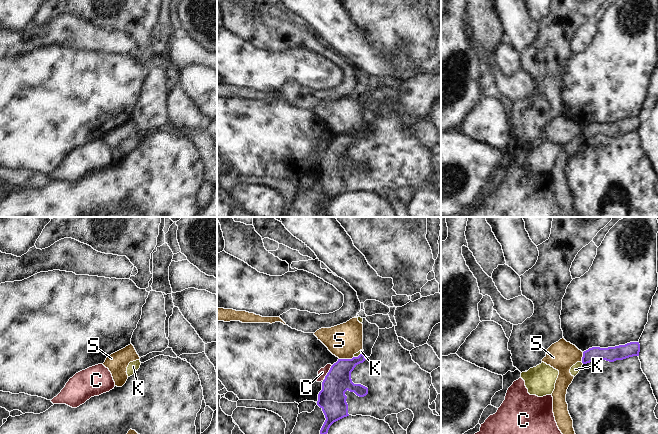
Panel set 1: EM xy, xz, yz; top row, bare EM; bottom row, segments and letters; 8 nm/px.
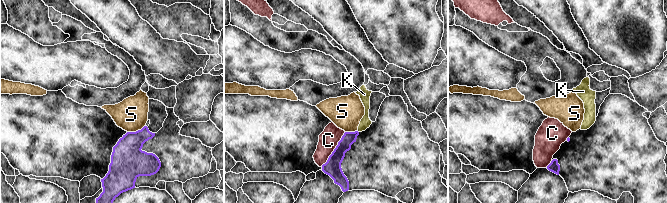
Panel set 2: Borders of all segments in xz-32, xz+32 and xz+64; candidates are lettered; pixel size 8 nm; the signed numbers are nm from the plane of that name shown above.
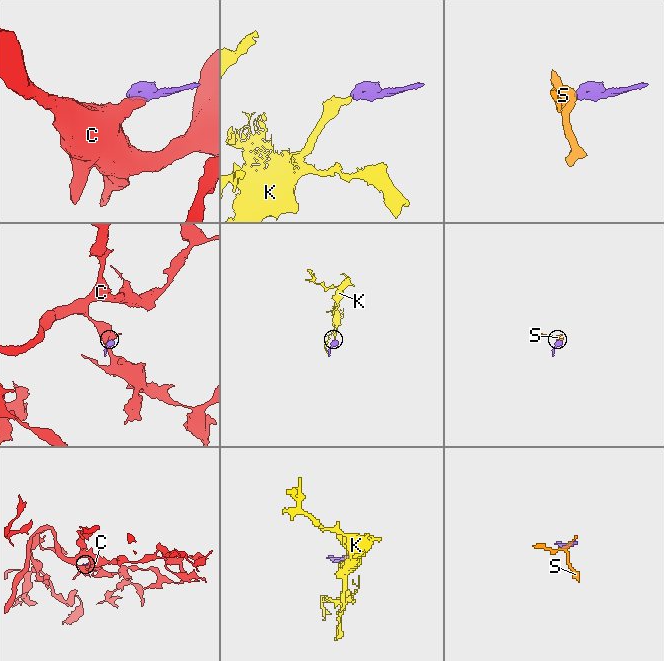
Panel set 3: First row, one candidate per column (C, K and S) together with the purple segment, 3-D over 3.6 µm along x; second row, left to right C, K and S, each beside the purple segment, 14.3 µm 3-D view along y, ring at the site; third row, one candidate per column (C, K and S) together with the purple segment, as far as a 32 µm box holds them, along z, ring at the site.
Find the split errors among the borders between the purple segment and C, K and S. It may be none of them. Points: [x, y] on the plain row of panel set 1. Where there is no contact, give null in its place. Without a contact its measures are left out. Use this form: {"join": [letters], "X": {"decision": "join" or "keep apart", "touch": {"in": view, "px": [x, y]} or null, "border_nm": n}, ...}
{"join": [], "C": {"decision": "keep apart", "touch": {"in": "xz", "px": [329, 147]}, "border_nm": 120}, "K": {"decision": "keep apart", "touch": {"in": "xz", "px": [359, 131]}, "border_nm": 80}, "S": {"decision": "keep apart", "touch": {"in": "xz", "px": [346, 135]}, "border_nm": 120}}

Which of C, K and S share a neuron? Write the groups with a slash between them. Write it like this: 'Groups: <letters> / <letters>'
Groups: C / K / S

